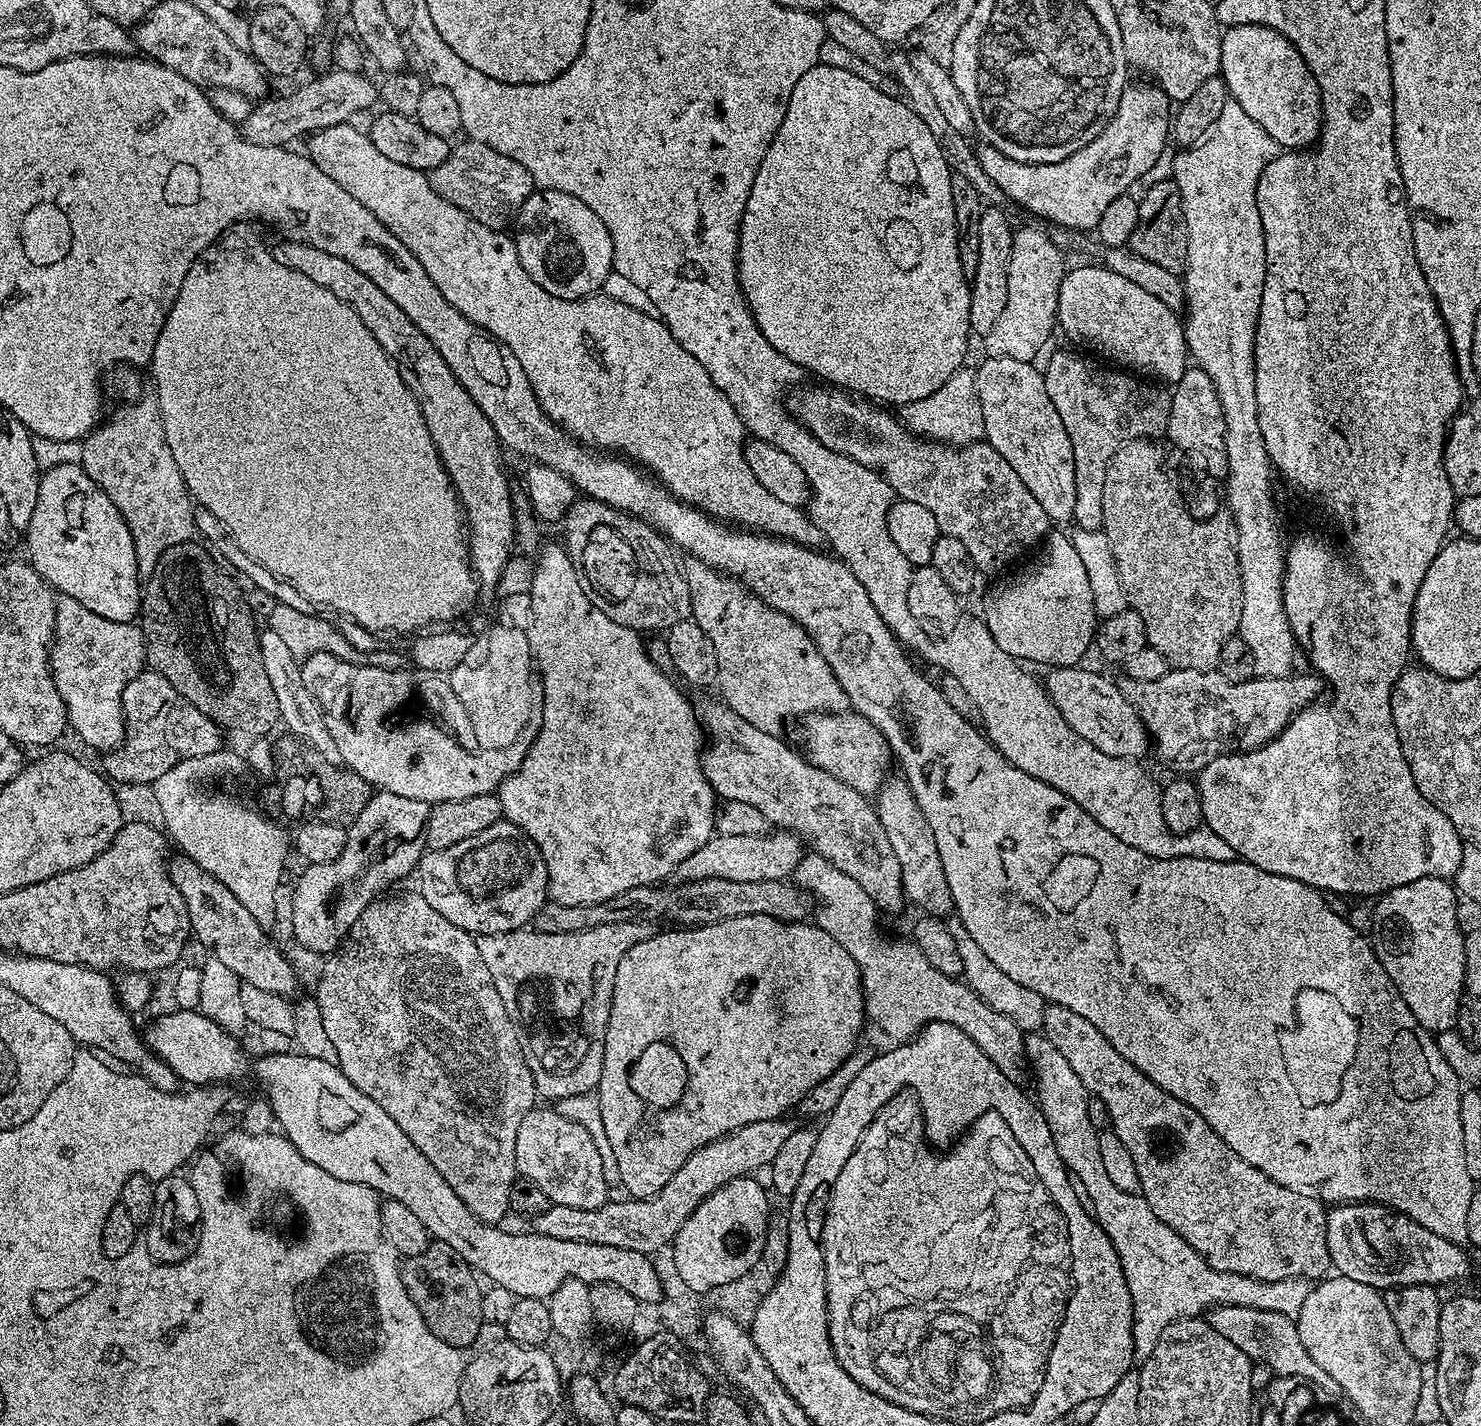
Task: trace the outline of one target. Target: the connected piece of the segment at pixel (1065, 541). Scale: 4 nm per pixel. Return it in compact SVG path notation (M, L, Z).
M1056 530L1049 531L1046 537L1046 545L1048 544L1048 560L1044 560L1036 569L1033 570L1029 576L1024 576L1021 580L1016 580L1013 584L1008 584L1005 588L1000 588L992 597L988 600L988 613L982 616L985 624L988 625L990 634L994 634L994 642L998 642L998 646L1002 646L1002 650L1006 650L1006 654L1010 654L1016 660L1021 662L1029 662L1033 660L1036 664L1048 664L1047 666L1055 666L1057 668L1070 668L1081 663L1080 660L1084 655L1087 654L1088 648L1093 647L1094 637L1098 627L1098 617L1094 606L1094 595L1093 591L1090 590L1090 581L1087 578L1087 572L1084 566L1082 566L1081 555L1077 553L1074 548L1074 542L1072 541L1071 535L1056 532Z

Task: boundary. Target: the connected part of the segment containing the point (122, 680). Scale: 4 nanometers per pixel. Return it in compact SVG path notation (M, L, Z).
M60 596L56 602L56 625L52 631L50 663L52 677L57 690L62 690L62 698L66 698L66 714L68 728L76 731L92 748L111 750L119 748L124 739L124 707L122 706L122 690L139 672L145 671L144 634L135 623L110 622L110 618L101 618L94 610L86 610L82 602L74 602L74 598Z

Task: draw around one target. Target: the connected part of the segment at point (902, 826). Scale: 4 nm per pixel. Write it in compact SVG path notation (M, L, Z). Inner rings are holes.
M892 774L885 779L874 797L874 805L882 829L901 866L902 886L907 903L917 904L921 908L919 911L926 916L947 918L953 915L950 884L946 882L946 872L942 870L942 858L938 858L934 830L930 830L930 822L920 809L903 775Z

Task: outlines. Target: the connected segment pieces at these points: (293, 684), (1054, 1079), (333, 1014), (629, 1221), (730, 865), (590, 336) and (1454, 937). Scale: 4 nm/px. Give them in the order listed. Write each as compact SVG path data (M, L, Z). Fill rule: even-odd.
M265 627L260 632L260 649L262 650L262 666L266 666L266 674L270 678L270 686L274 690L274 698L278 698L278 710L280 711L279 723L285 724L287 731L295 739L303 740L311 746L313 752L322 754L326 762L340 764L338 746L334 746L334 738L330 738L330 730L326 730L326 718L318 706L318 702L306 690L306 682L302 682L301 661L297 660L290 649L285 645L279 634Z
M1043 1031L1025 1035L1024 1058L1036 1079L1034 1099L1050 1126L1050 1134L1054 1134L1058 1155L1068 1167L1073 1181L1082 1189L1096 1223L1106 1230L1110 1242L1114 1242L1114 1250L1118 1250L1118 1258L1130 1286L1134 1310L1133 1361L1142 1362L1150 1358L1154 1342L1158 1342L1158 1334L1162 1334L1166 1326L1179 1320L1199 1317L1218 1304L1274 1310L1293 1318L1300 1313L1305 1293L1302 1288L1300 1292L1299 1279L1266 1282L1242 1274L1214 1270L1181 1236L1174 1234L1174 1230L1170 1230L1170 1226L1166 1226L1166 1222L1162 1222L1154 1210L1150 1210L1143 1195L1135 1196L1126 1194L1126 1190L1118 1190L1118 1186L1114 1186L1114 1182L1110 1182L1110 1177L1106 1175L1102 1153L1098 1150L1100 1132L1090 1126L1090 1094L1086 1086L1082 1086L1078 1074L1074 1074L1070 1062L1066 1062L1066 1057L1055 1048L1050 1038L1044 1036Z
M419 891L404 892L401 896L385 895L383 898L377 898L362 910L362 914L354 922L342 947L331 953L324 964L324 969L320 972L320 981L316 984L314 997L318 1002L318 1010L322 1014L322 1026L326 1026L326 1035L330 1037L330 1042L334 1042L334 1050L338 1050L338 1064L398 1126L402 1126L402 1134L430 1158L434 1165L434 1170L446 1178L450 1190L466 1202L466 1206L479 1220L484 1224L493 1226L501 1223L500 1219L504 1215L509 1215L510 1209L510 1186L518 1178L516 1171L516 1155L514 1154L514 1142L518 1138L518 1126L522 1126L522 1118L531 1108L537 1107L538 1093L534 1086L534 1078L530 1074L530 1066L526 1066L526 1058L520 1049L518 1034L514 1030L514 1022L510 1022L510 1014L506 1014L506 1006L502 998L498 998L498 990L492 984L490 972L486 970L486 962L482 962L482 954L477 937L471 932L462 930L454 926L447 918L442 918L426 898L422 898Z
M788 1118L750 1122L690 1154L690 1158L682 1162L674 1178L670 1178L670 1182L666 1182L666 1186L662 1186L662 1190L658 1190L656 1195L647 1198L623 1198L624 1200L612 1198L594 1210L578 1210L574 1206L549 1203L548 1209L534 1218L534 1230L538 1234L546 1234L546 1238L566 1238L566 1242L590 1242L598 1246L618 1246L618 1250L638 1250L645 1254L656 1254L659 1248L667 1249L671 1245L686 1218L690 1218L690 1214L707 1196L714 1194L714 1190L726 1186L739 1176L759 1173L759 1168L767 1169L774 1154L778 1154L778 1149L785 1144L786 1138L790 1138L790 1134L794 1134L796 1130L797 1125L791 1124Z
M773 831L762 836L713 835L690 858L686 858L674 873L680 882L724 878L726 882L762 882L763 880L788 880L795 873L798 862L806 855L801 837L787 831ZM773 835L773 836L772 836ZM801 844L801 845L800 845Z
M349 122L311 133L306 140L308 143L306 155L318 166L318 170L322 170L322 174L330 174L330 178L334 178L334 182L338 182L338 186L342 186L346 194L351 194L357 202L362 202L362 206L366 206L366 210L370 210L370 214L374 214L374 218L378 218L378 222L382 222L382 226L386 226L386 230L390 230L390 234L394 234L394 238L398 238L398 242L402 242L402 246L406 246L406 250L410 250L410 254L414 254L418 262L422 262L422 270L430 274L430 282L434 282L434 286L442 290L442 298L446 298L446 302L450 302L454 310L470 318L470 322L489 332L494 339L512 351L514 358L522 362L522 370L526 370L526 378L530 378L530 386L538 398L541 410L556 423L557 428L563 428L573 440L579 440L581 444L593 450L619 454L635 462L641 469L651 473L673 496L700 509L701 512L707 512L709 516L721 522L727 522L729 525L739 526L741 529L751 530L757 534L796 534L792 532L811 533L813 531L811 519L800 508L778 502L778 498L774 498L774 494L770 494L770 490L764 489L762 482L758 482L758 478L750 474L750 468L746 466L744 458L746 443L744 423L738 418L734 406L730 406L726 394L722 394L722 390L718 390L718 386L710 382L710 374L706 374L706 370L702 370L702 365L691 354L686 354L682 346L678 346L674 334L670 334L663 320L656 316L642 314L642 310L634 310L631 306L622 306L622 302L614 302L614 298L603 294L586 296L582 300L563 300L554 298L554 294L546 294L546 290L542 290L542 286L538 286L538 282L534 282L534 278L530 278L530 274L522 270L516 241L507 231L482 226L482 222L472 220L465 212L458 210L458 206L446 202L446 198L439 196L430 186L425 173L414 170L410 166L401 166L399 162L390 162L390 158L385 158L375 148L367 131L360 129L359 132L354 125L355 123Z
M1427 876L1406 886L1391 888L1375 901L1376 909L1372 912L1370 939L1378 962L1382 962L1386 974L1390 974L1394 986L1398 986L1406 1006L1410 1006L1410 1014L1414 1014L1421 1026L1433 1034L1455 1029L1460 1001L1465 995L1464 932L1456 917L1456 900L1458 893L1445 877Z

